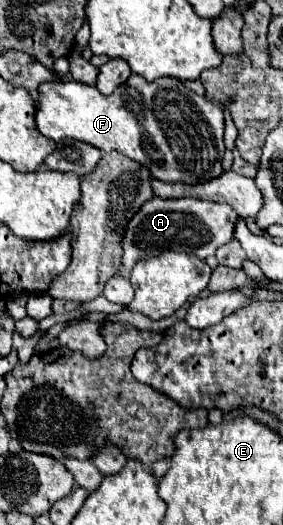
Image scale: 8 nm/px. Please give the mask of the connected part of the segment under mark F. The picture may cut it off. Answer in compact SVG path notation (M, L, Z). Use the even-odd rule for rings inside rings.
M132 75L126 85L104 97L96 87L72 79L42 83L34 113L36 127L52 141L64 137L86 141L102 151L120 151L146 165L152 177L170 183L204 183L222 173L224 113L206 97L186 89L180 79L160 77L156 83ZM126 91L126 107L124 107Z

